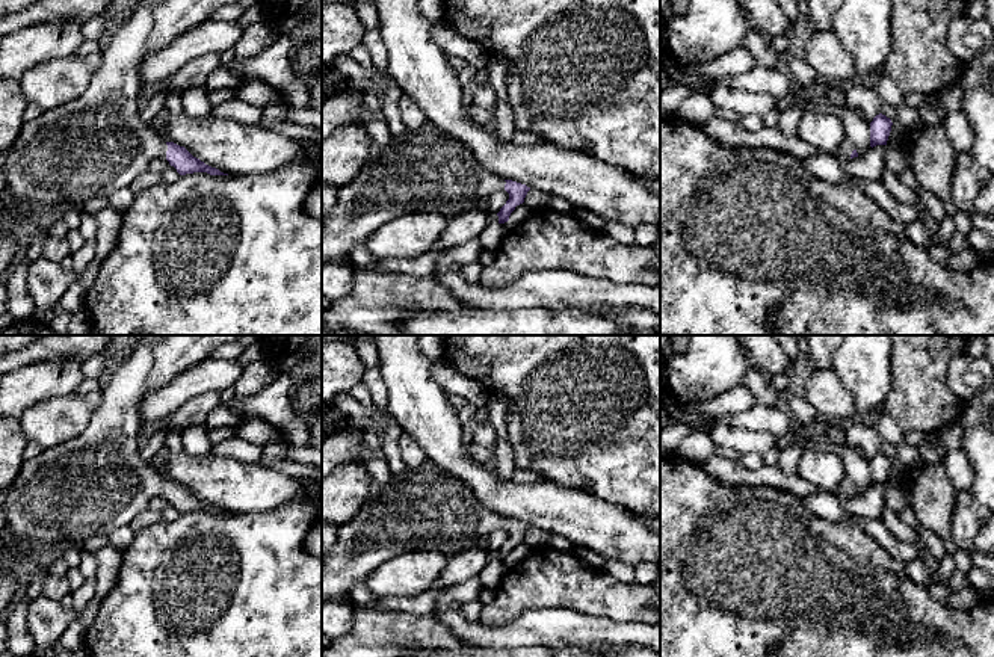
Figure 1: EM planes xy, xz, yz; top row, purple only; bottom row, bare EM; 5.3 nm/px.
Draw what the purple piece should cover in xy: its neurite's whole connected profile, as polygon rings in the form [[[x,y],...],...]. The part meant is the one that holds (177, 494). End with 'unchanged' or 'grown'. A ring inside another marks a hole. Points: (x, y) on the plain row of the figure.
[[[144,335],[136,349],[116,369],[109,384],[101,388],[101,405],[91,415],[86,429],[50,449],[35,459],[23,459],[12,485],[0,495],[5,514],[2,536],[33,544],[60,544],[83,547],[94,535],[109,535],[128,526],[148,509],[153,497],[163,495],[180,514],[207,510],[228,514],[193,495],[184,485],[165,480],[153,464],[142,459],[139,447],[139,402],[145,394],[148,375],[154,362],[153,344],[163,335]]]; grown

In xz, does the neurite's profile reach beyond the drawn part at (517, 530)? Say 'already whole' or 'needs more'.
needs more

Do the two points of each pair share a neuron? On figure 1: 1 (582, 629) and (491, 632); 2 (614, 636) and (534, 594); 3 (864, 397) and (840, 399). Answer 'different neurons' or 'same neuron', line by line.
1: same neuron
2: different neurons
3: different neurons

